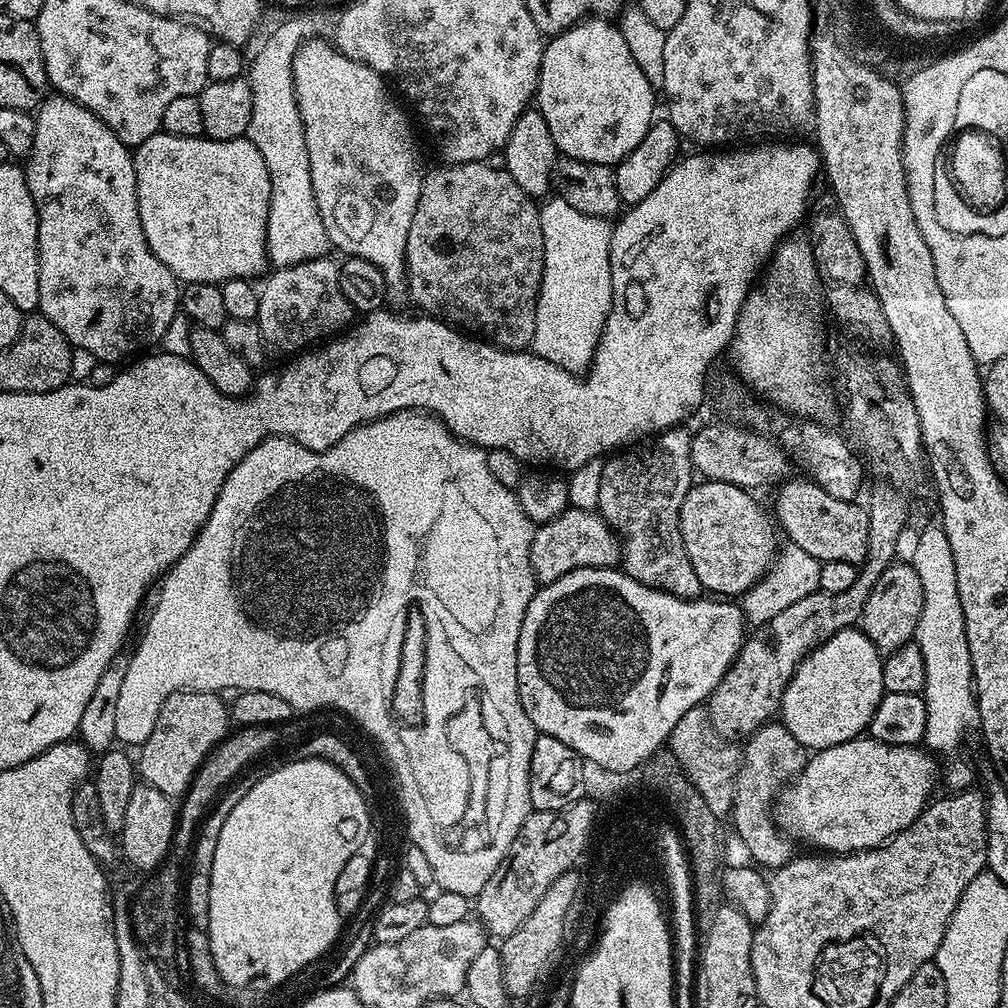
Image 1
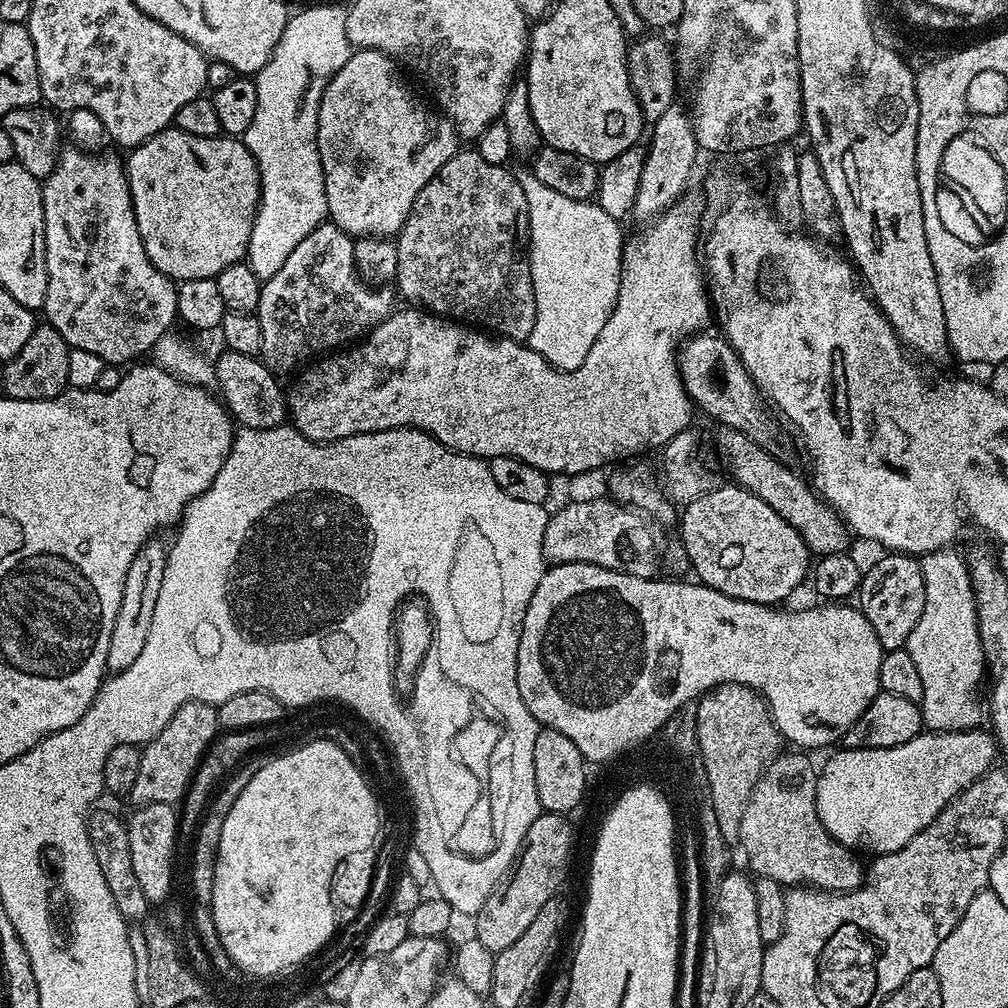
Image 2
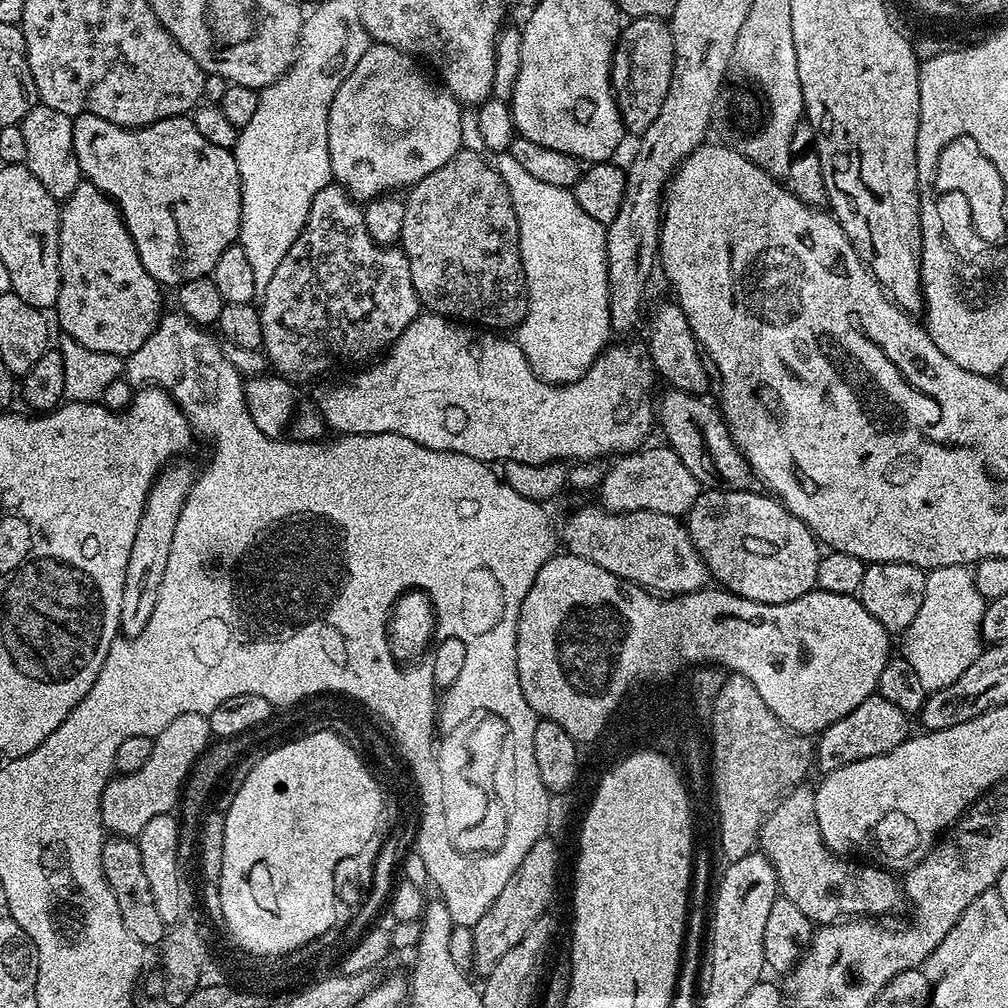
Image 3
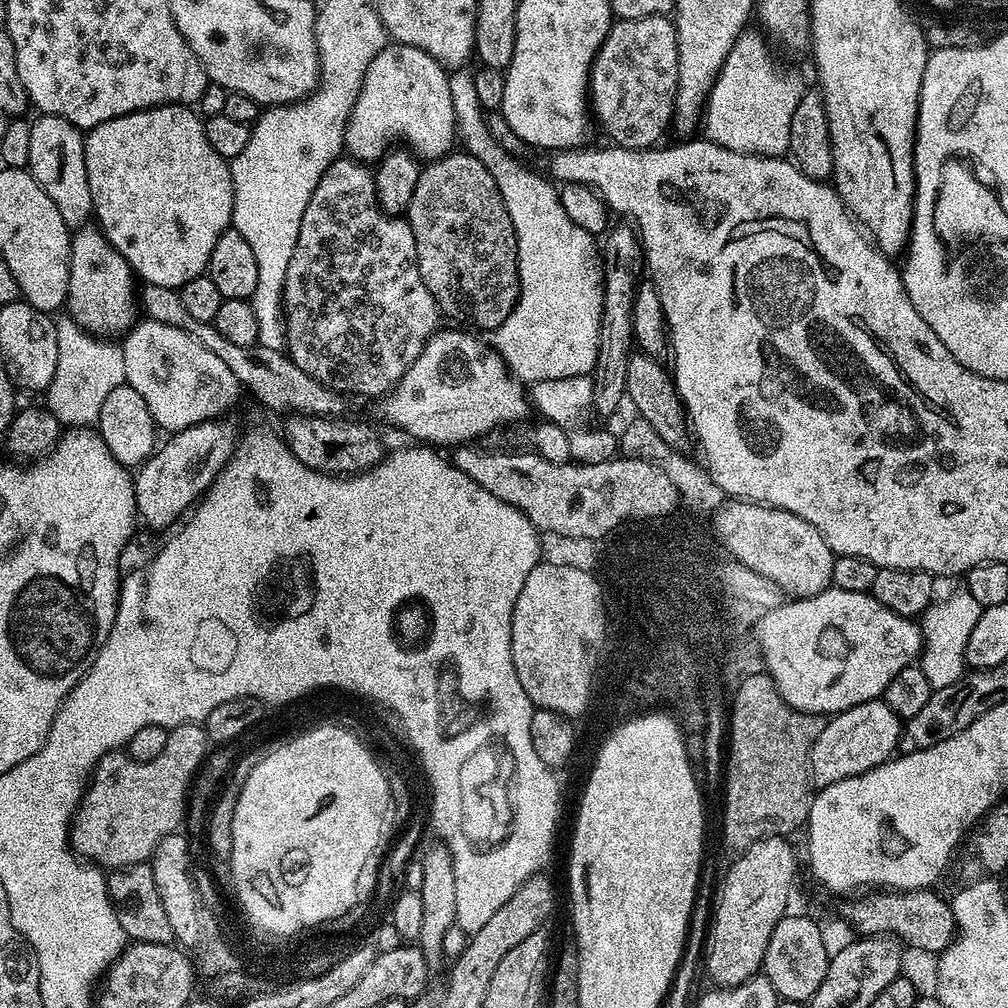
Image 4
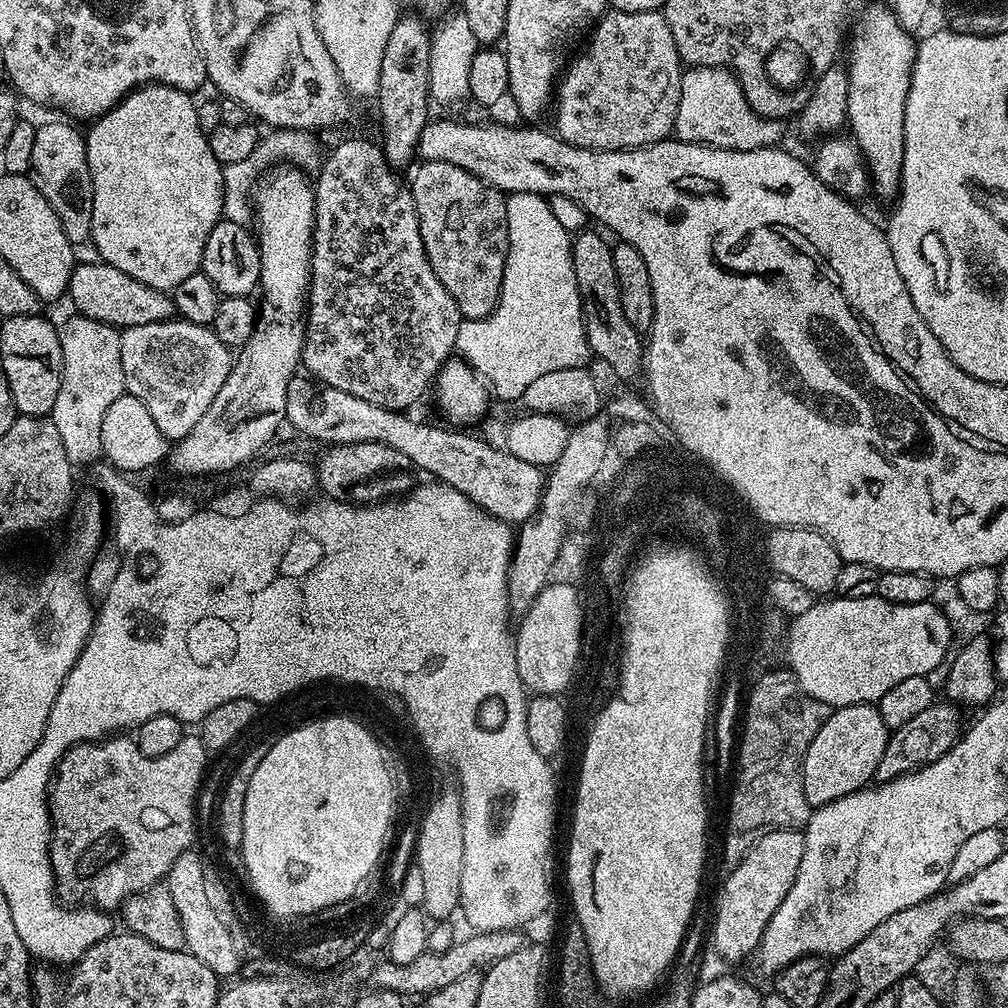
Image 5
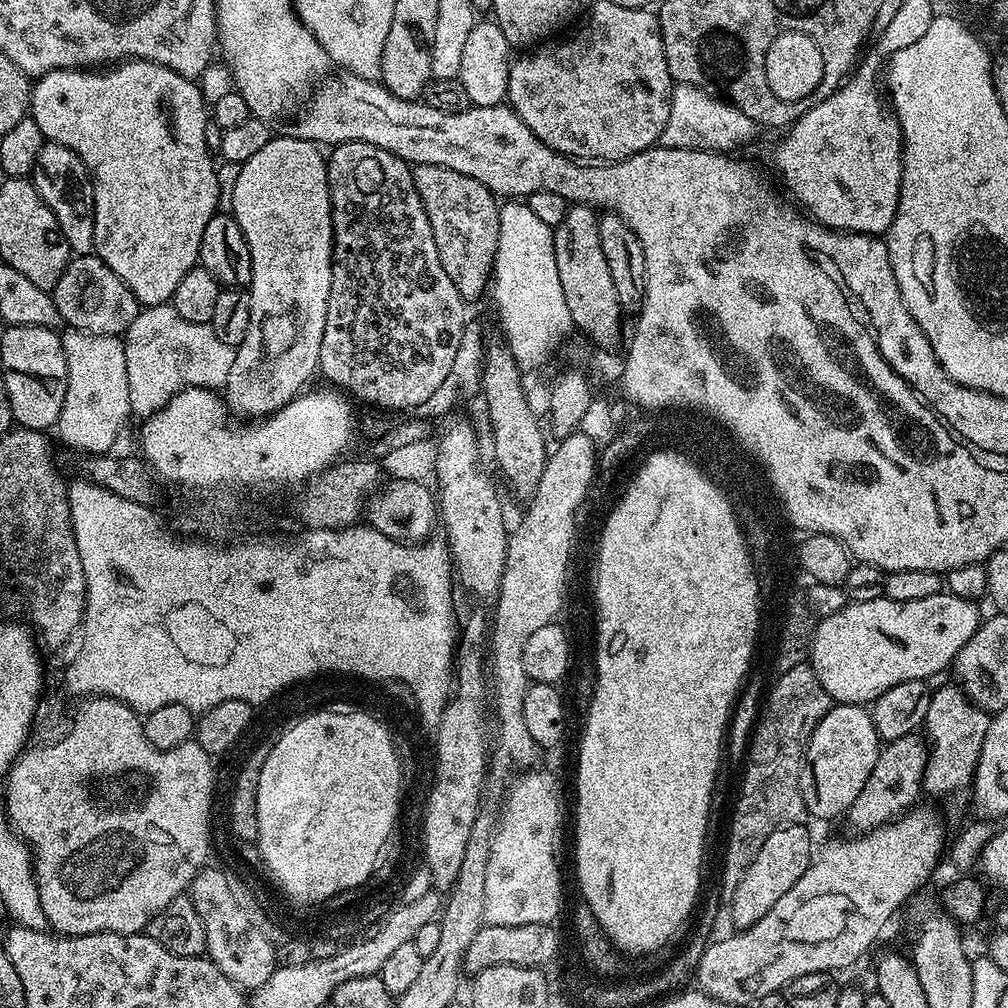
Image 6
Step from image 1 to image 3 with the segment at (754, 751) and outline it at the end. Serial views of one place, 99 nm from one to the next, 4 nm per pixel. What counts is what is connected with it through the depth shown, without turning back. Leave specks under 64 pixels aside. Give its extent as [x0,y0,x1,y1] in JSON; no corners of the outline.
[758,786,902,925]

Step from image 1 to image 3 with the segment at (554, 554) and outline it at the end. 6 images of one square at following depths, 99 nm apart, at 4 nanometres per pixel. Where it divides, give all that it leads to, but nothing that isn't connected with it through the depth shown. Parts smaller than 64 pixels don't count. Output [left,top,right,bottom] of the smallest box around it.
[564,507,710,594]

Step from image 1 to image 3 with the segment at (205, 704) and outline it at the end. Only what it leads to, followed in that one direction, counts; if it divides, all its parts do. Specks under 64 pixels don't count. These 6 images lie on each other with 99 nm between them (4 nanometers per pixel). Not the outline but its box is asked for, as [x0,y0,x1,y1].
[100,712,212,838]

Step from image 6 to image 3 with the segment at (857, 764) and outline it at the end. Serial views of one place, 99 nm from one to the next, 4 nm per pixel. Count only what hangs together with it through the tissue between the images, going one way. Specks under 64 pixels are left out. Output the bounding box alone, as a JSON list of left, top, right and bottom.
[814,694,910,774]

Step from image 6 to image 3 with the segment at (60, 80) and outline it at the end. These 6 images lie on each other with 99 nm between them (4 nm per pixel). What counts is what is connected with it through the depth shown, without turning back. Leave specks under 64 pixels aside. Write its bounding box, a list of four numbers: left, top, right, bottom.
[78,115,242,286]

